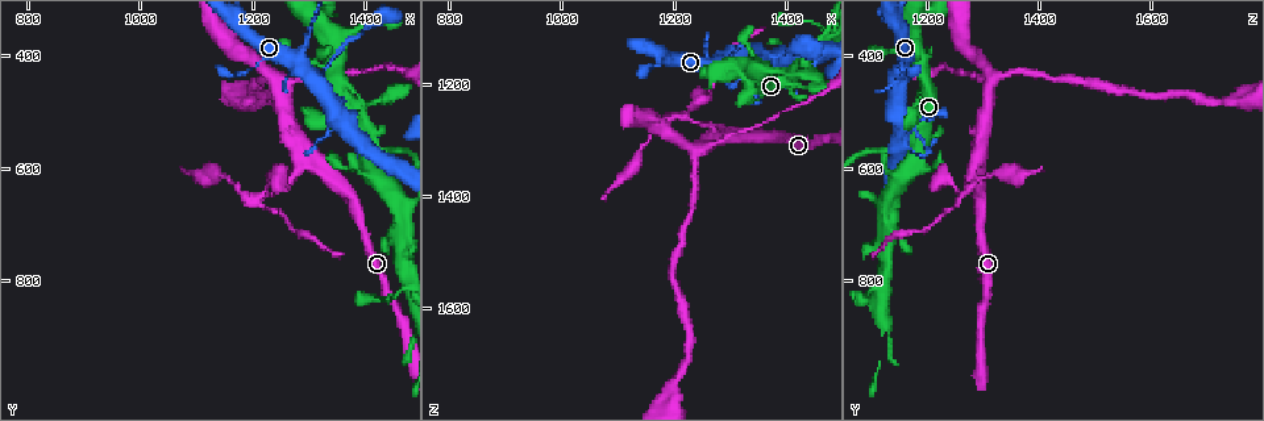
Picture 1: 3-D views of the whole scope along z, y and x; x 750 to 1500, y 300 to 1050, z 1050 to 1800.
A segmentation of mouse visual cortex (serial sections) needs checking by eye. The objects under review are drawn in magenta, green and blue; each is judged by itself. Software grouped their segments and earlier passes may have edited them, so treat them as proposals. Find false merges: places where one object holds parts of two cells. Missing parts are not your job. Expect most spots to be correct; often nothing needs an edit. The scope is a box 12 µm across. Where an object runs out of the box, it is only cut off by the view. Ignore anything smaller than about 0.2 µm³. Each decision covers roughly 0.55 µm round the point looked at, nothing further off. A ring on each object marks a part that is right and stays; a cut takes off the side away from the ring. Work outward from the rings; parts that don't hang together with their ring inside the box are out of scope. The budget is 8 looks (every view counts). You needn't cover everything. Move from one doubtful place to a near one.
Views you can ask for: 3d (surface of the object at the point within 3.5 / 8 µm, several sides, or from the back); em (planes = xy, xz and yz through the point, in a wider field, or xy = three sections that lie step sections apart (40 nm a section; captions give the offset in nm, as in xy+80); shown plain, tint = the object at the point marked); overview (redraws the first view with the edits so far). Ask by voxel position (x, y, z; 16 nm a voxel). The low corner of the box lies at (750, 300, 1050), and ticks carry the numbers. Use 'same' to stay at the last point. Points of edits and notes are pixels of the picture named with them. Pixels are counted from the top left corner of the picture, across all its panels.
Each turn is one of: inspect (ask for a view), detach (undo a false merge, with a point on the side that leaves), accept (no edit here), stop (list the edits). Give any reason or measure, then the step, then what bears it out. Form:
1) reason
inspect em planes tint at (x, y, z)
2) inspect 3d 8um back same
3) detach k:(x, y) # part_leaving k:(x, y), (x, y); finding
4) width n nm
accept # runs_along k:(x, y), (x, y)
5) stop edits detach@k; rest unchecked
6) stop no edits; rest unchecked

three arms meet
inspect 3d 8um at (1300, 580, 1290)

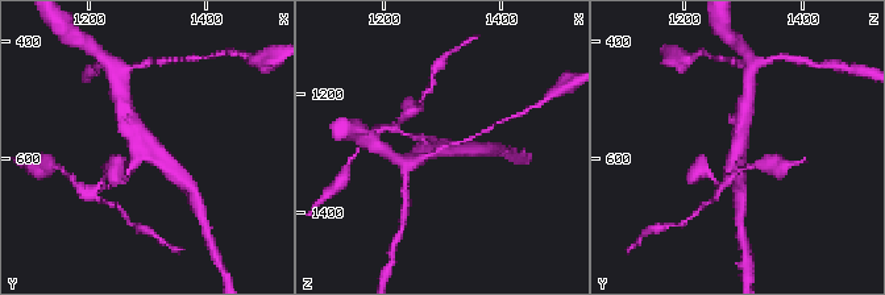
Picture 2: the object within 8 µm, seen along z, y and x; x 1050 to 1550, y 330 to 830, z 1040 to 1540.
inspect 3d 3.5um at (1300, 575, 1300)

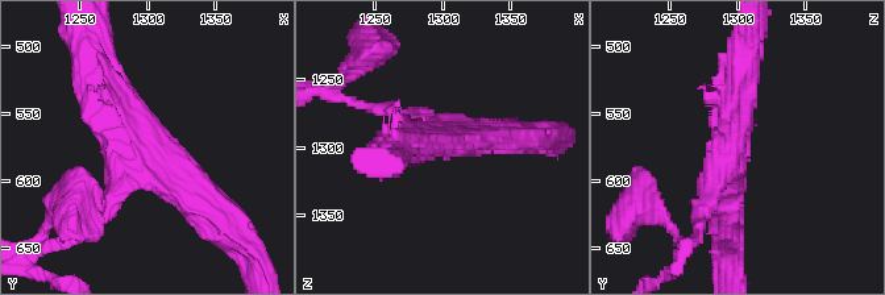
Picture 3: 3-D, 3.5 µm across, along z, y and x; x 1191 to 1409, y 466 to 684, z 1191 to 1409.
inspect em planes tint at (1300, 576, 1296)

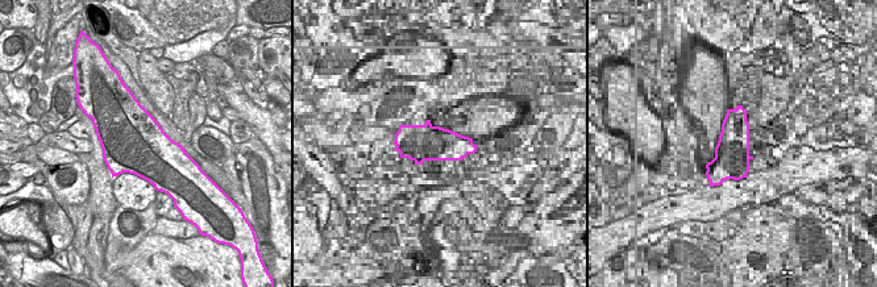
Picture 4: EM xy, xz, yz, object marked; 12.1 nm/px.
arm_widths 200, 350, 450 nm
accept # runs_along 3:(216, 219), (115, 117), (99, 78); continuous, no second cell

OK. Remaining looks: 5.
four-way junction
inspect 3d 3.5um at (1235, 445, 1315)

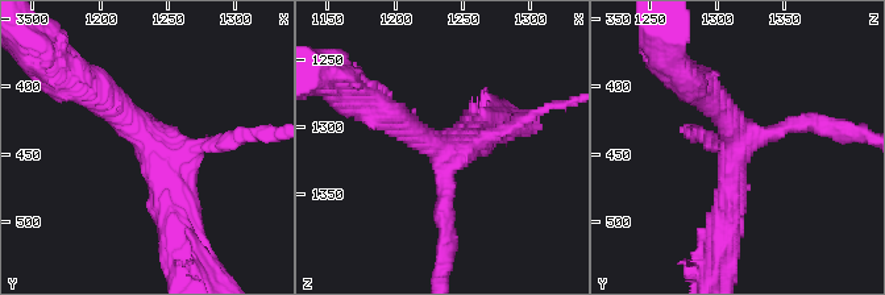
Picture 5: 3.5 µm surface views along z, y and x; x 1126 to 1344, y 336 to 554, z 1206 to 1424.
arms 4; arm_widths 150, 200, 350, 400 nm
inspect em xy step 5 tint at (1238, 444, 1316)

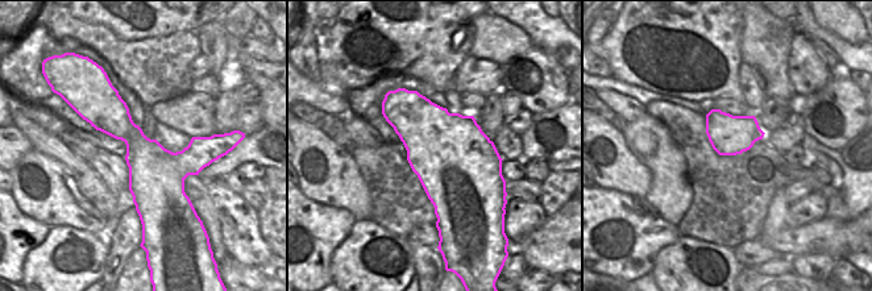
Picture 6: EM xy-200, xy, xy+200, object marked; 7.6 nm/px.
cut it another way
inspect em xy step 3 tint same

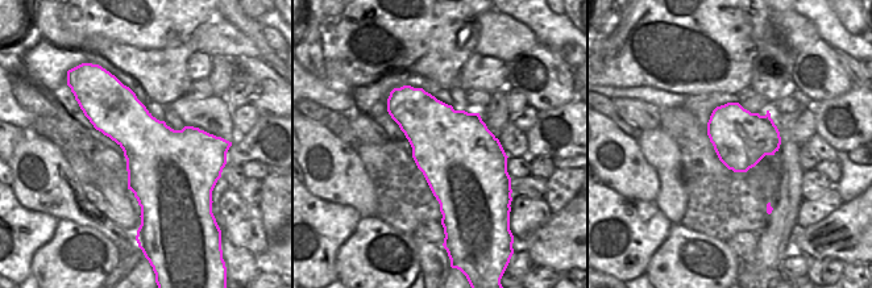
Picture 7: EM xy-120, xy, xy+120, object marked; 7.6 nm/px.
accept # all the same cell

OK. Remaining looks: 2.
three arms meet
inspect 3d 3.5um at (1305, 430, 1150)

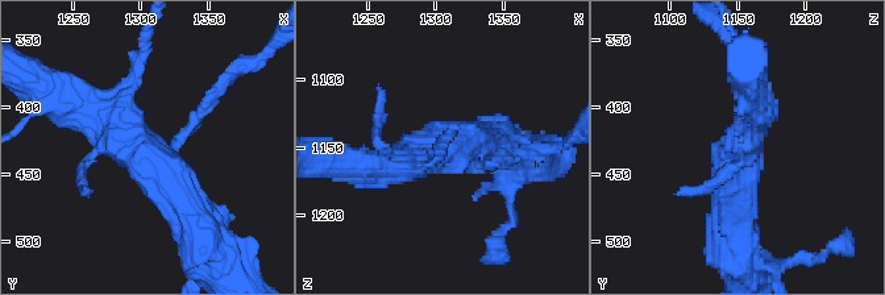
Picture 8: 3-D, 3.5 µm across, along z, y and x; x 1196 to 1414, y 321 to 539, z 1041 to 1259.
inspect em xy step 3 tint at (1304, 432, 1148)

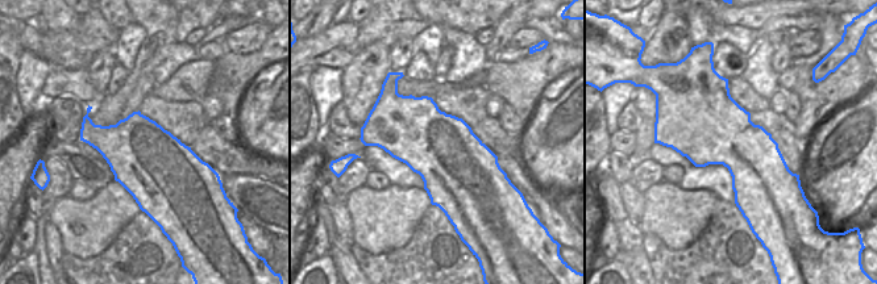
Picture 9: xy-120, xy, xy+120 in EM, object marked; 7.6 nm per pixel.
accept # runs_along 8:(77, 107), (133, 140), (194, 224); all the same cell

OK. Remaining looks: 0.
stop no edits; rest unchecked

